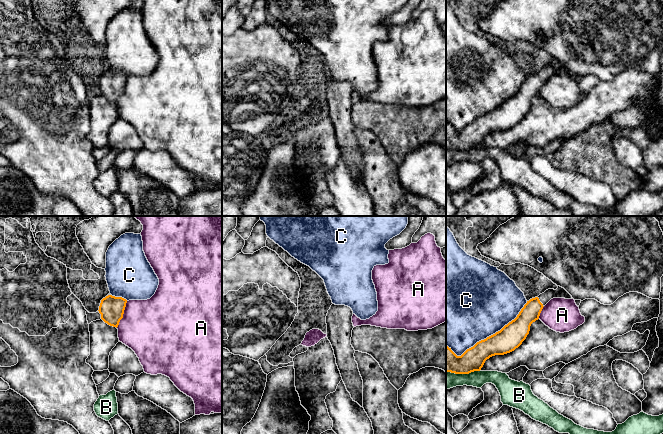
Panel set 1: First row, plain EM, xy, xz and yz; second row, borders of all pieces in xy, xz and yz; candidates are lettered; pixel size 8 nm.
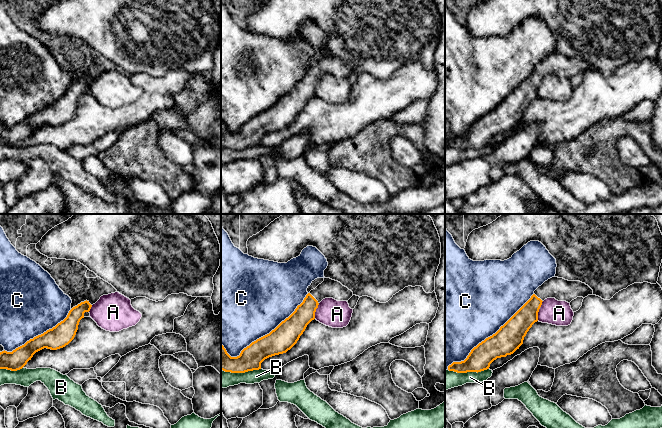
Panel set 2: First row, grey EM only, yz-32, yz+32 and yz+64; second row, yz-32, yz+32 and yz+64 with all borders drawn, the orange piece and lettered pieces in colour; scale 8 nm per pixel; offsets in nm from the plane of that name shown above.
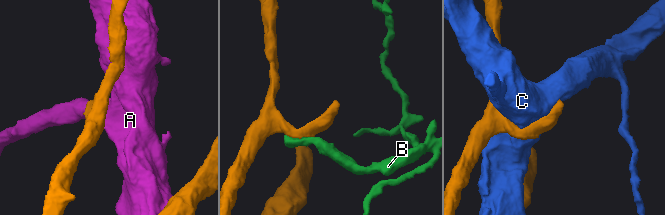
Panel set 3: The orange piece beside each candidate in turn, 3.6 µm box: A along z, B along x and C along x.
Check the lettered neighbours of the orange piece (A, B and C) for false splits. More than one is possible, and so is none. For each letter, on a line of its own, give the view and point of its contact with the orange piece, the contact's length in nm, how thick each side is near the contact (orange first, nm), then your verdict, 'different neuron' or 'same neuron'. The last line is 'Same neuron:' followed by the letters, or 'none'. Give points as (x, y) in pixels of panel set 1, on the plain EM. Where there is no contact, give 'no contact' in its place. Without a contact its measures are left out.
A: contact xy (123, 89); length 240 nm; calibres 200 and 460 nm; different neuron
B: contact yz (463, 149); length 280 nm; calibres 190 and 140 nm; different neuron
C: contact yz (489, 112); length 750 nm; calibres 200 and 500 nm; different neuron
Same neuron: none

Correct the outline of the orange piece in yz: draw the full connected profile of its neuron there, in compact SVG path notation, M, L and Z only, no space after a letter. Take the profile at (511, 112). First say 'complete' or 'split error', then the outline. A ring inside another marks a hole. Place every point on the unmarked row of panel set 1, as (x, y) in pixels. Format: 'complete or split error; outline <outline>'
split error; outline M562 63L548 65L524 81L517 93L500 107L477 118L461 132L457 132L446 122L446 148L469 150L480 147L485 137L495 131L514 127L526 115L533 98L539 95L543 83L553 74L573 75Z

